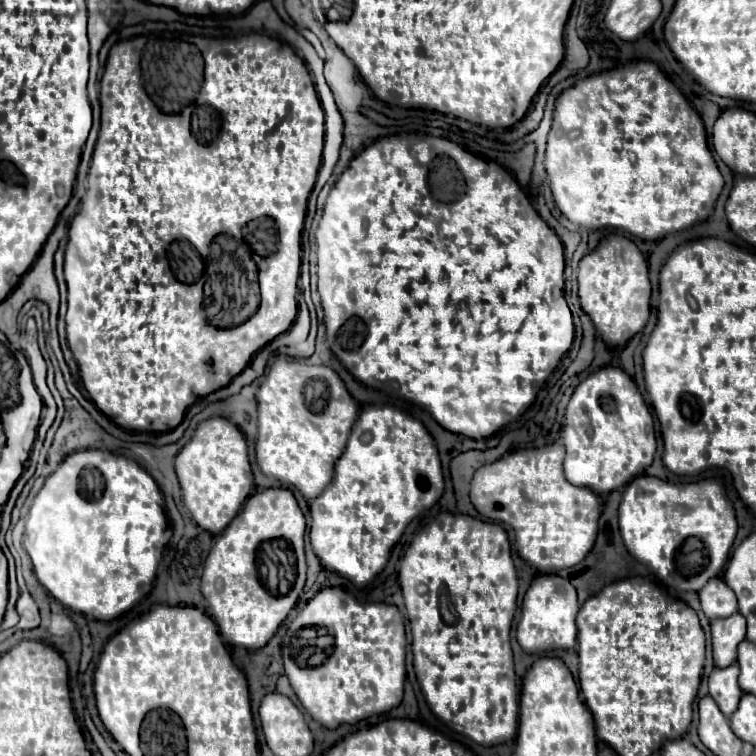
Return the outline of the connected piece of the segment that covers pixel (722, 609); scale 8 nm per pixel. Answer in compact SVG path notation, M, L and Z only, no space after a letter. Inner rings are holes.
M713 578L705 584L705 588L701 588L699 600L709 620L725 618L737 612L737 598L733 596L733 590L721 578Z

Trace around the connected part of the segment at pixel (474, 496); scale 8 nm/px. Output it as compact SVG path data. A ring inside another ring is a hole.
M561 431L558 439L540 448L508 452L493 464L481 466L471 480L471 502L479 514L509 524L517 536L517 550L541 574L558 573L579 564L595 544L601 498L567 482Z

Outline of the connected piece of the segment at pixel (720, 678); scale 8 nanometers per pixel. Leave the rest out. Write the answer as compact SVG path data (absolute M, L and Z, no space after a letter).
M733 662L727 668L713 668L709 676L709 696L717 702L721 712L729 718L741 700L743 690L737 684L739 676L739 664Z

